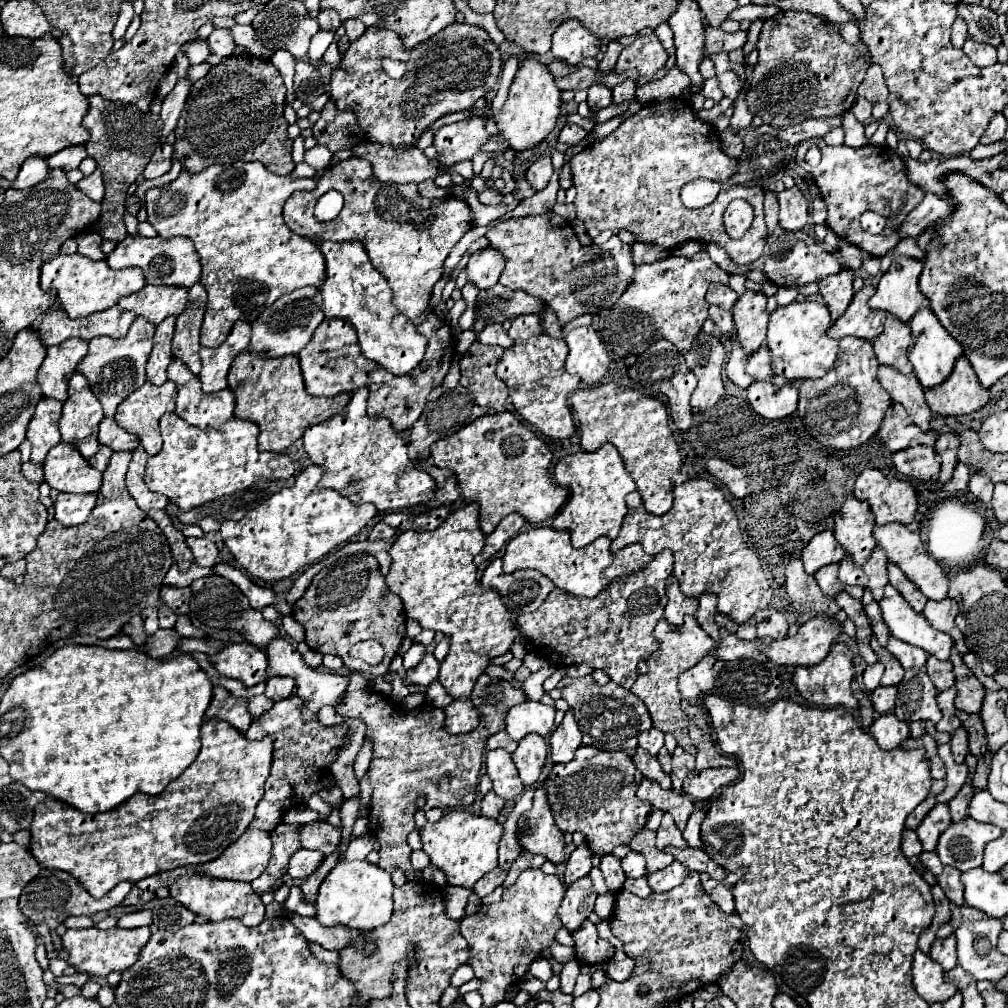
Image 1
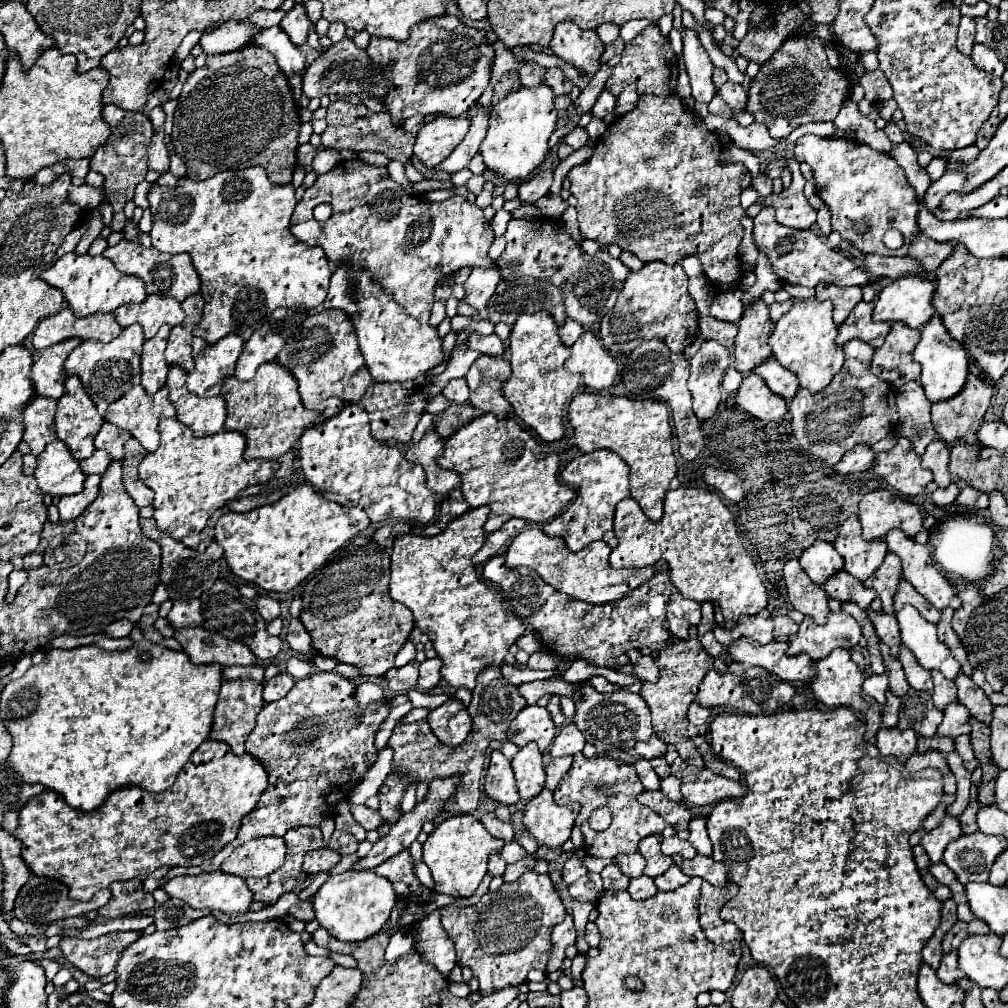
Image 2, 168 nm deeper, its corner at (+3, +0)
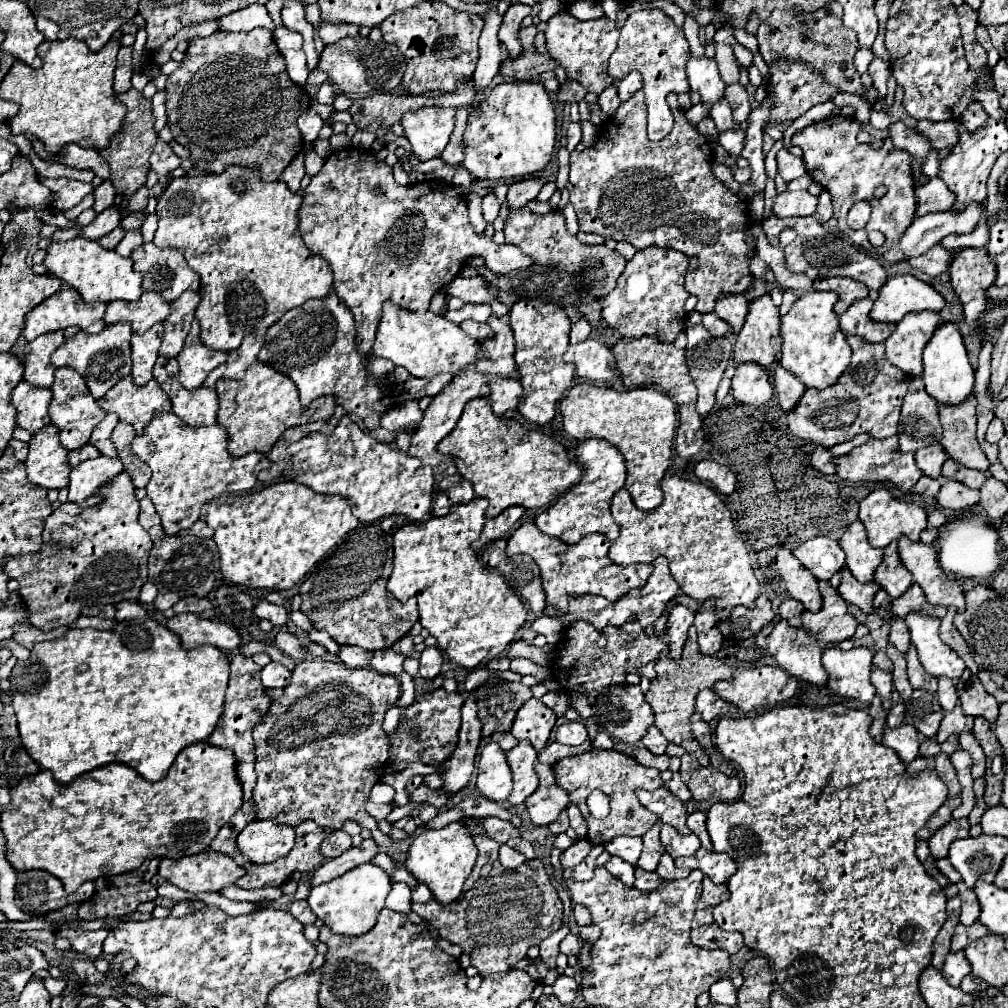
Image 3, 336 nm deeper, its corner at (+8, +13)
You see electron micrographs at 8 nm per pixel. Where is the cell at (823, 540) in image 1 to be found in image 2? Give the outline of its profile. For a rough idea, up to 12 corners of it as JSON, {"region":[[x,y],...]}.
{"region":[[821,539],[799,563],[809,579],[825,585],[843,569],[841,555]]}

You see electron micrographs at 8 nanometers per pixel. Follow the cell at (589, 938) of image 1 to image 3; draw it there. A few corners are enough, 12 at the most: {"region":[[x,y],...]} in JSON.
{"region":[[592,846],[590,854],[574,868],[564,870],[566,882],[590,880],[594,860],[604,846]]}

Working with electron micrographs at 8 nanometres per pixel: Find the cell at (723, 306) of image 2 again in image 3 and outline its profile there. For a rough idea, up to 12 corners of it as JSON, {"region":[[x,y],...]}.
{"region":[[722,294],[714,312],[740,332],[748,312],[744,294]]}

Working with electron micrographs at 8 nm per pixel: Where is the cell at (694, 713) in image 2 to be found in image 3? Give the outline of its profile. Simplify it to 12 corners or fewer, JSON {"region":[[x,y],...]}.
{"region":[[712,690],[696,696],[696,712],[704,722],[734,714],[730,702]]}

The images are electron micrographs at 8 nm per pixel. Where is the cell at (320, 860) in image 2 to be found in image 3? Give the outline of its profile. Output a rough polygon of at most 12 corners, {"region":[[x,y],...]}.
{"region":[[330,832],[320,846],[326,860],[352,846],[346,832]]}

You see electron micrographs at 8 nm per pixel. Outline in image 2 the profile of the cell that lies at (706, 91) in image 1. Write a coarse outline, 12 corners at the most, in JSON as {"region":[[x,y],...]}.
{"region":[[719,95],[709,103],[709,113],[731,119],[733,113],[725,107]]}

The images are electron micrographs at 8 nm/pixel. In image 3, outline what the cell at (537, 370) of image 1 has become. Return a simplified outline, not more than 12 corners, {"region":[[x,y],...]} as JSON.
{"region":[[558,304],[510,310],[524,388],[518,410],[542,426],[574,382]]}

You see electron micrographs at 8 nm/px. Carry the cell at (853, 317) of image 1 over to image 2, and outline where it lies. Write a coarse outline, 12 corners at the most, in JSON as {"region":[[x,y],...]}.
{"region":[[857,303],[839,327],[837,345],[861,339],[881,347],[889,323],[873,323],[873,303]]}

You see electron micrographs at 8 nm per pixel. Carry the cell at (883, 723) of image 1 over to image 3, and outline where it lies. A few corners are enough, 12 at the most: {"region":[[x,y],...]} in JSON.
{"region":[[904,724],[884,728],[882,744],[894,748],[902,762],[918,756],[920,734]]}

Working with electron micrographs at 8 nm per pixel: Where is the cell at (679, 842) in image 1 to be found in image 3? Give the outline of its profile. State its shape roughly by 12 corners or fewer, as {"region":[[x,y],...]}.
{"region":[[664,824],[662,846],[672,858],[692,856],[700,848],[694,834],[678,834]]}

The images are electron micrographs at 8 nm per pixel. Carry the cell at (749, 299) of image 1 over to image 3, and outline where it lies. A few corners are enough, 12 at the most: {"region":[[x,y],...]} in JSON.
{"region":[[768,294],[748,304],[734,362],[770,366],[780,314]]}

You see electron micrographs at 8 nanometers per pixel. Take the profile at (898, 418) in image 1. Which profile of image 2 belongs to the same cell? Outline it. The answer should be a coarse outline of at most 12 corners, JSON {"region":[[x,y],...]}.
{"region":[[869,445],[847,451],[833,469],[839,475],[871,467],[875,453]]}

